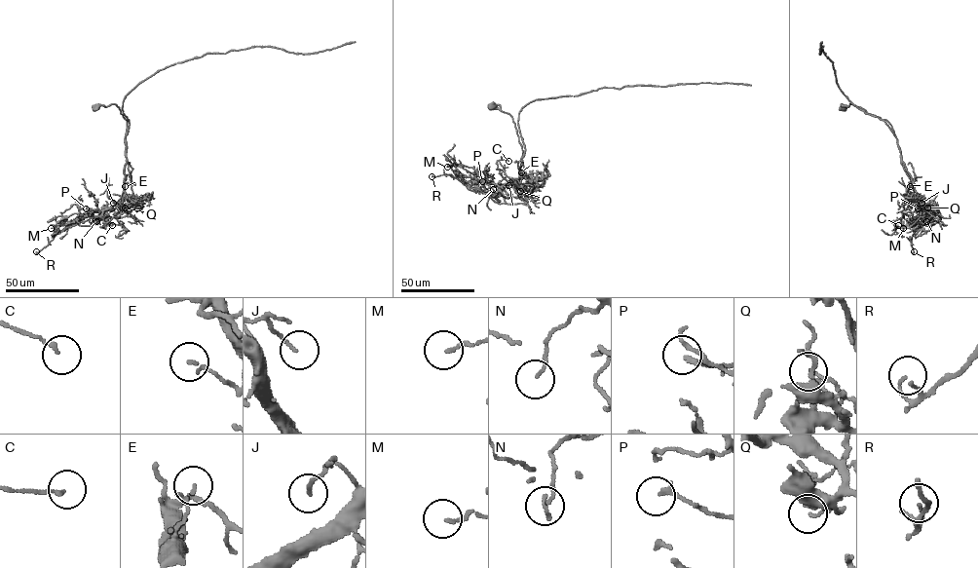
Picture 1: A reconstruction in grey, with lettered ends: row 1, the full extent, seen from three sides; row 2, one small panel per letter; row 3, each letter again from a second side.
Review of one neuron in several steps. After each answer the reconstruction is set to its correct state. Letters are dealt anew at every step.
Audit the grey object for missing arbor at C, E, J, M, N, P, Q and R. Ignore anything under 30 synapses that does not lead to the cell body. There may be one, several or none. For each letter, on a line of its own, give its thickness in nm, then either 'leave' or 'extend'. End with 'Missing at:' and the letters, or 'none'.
C: calibre 120 nm; leave
E: calibre 130 nm; leave
J: calibre 120 nm; leave
M: calibre 120 nm; leave
N: calibre 110 nm; leave
P: calibre 200 nm; leave
Q: calibre 100 nm; leave
R: calibre 100 nm; leave
Missing at: none

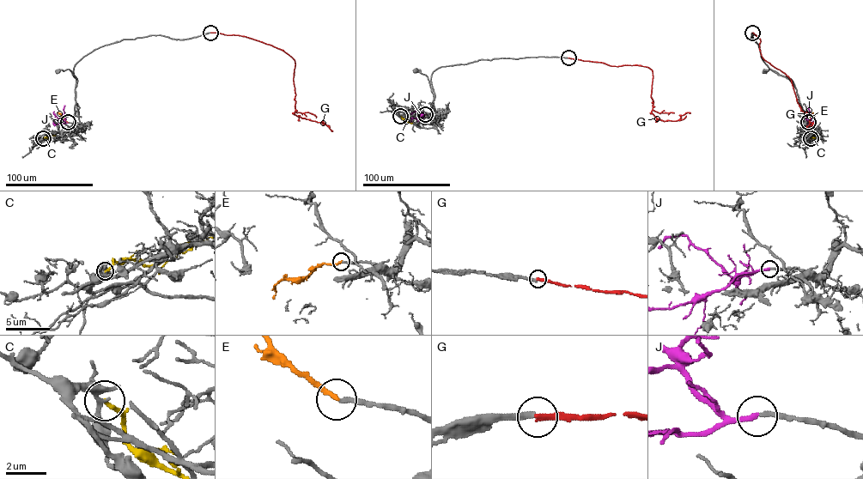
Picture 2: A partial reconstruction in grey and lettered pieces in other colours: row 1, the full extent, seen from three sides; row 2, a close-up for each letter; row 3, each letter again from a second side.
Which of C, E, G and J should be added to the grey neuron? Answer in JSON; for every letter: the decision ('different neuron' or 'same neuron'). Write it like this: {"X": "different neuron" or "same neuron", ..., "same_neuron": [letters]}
{"C": "different neuron", "E": "different neuron", "G": "different neuron", "J": "same neuron", "same_neuron": ["J"]}

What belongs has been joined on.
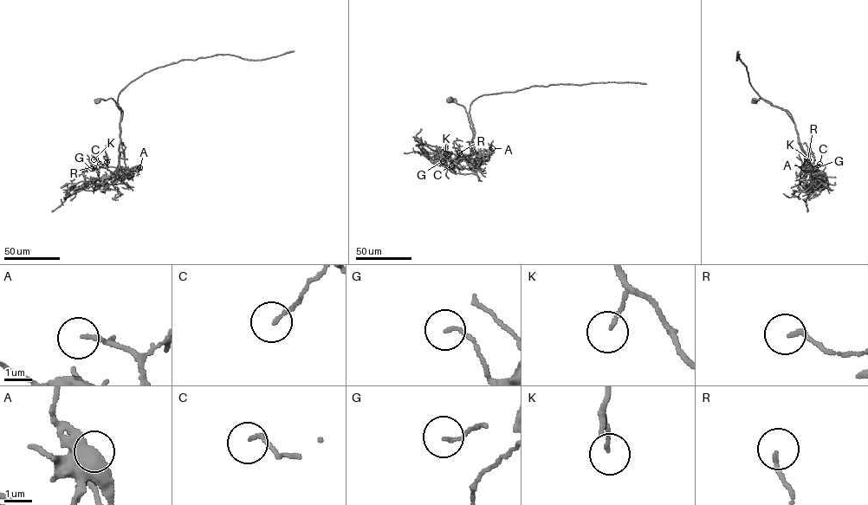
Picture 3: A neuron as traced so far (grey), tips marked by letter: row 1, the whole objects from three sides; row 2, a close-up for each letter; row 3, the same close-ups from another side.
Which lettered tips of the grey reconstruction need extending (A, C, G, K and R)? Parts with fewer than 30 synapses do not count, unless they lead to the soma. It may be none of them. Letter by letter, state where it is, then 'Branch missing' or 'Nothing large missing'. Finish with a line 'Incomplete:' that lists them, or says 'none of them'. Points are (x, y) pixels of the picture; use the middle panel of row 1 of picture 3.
A: Place: (492, 148). Branch missing
C: Place: (451, 165). Nothing large missing
G: Place: (443, 161). Nothing large missing
K: Place: (445, 153). Nothing large missing
R: Place: (459, 152). Nothing large missing
Incomplete: A

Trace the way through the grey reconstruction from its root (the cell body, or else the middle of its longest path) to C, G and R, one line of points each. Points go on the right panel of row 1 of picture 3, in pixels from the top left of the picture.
C: (754, 100), (761, 98), (787, 110), (793, 118), (798, 143), (811, 168), (819, 164)
G: (754, 100), (761, 98), (790, 113), (798, 143), (808, 164), (815, 168)
R: (754, 100), (761, 98), (790, 113), (798, 143), (811, 168), (812, 164), (807, 162)

